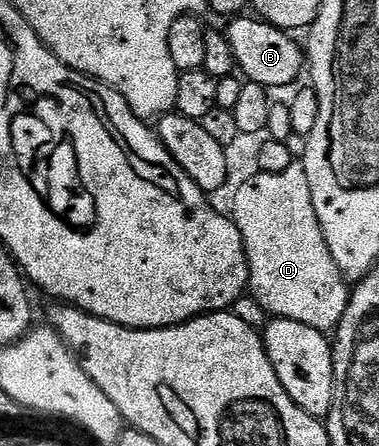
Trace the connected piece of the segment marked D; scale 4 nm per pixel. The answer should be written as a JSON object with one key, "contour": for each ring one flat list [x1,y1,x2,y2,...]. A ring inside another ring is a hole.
{"contour":[[295,164,285,172,258,172,255,175,254,191,236,195,232,211,246,249,250,269,249,293,263,306,267,315,296,320,296,324,308,324,308,328,323,332,337,331,352,290,340,268,336,268,336,260,332,260,332,252,328,252,320,220,316,220,316,208,312,208,312,192,308,188,308,172,304,172,301,164]]}

